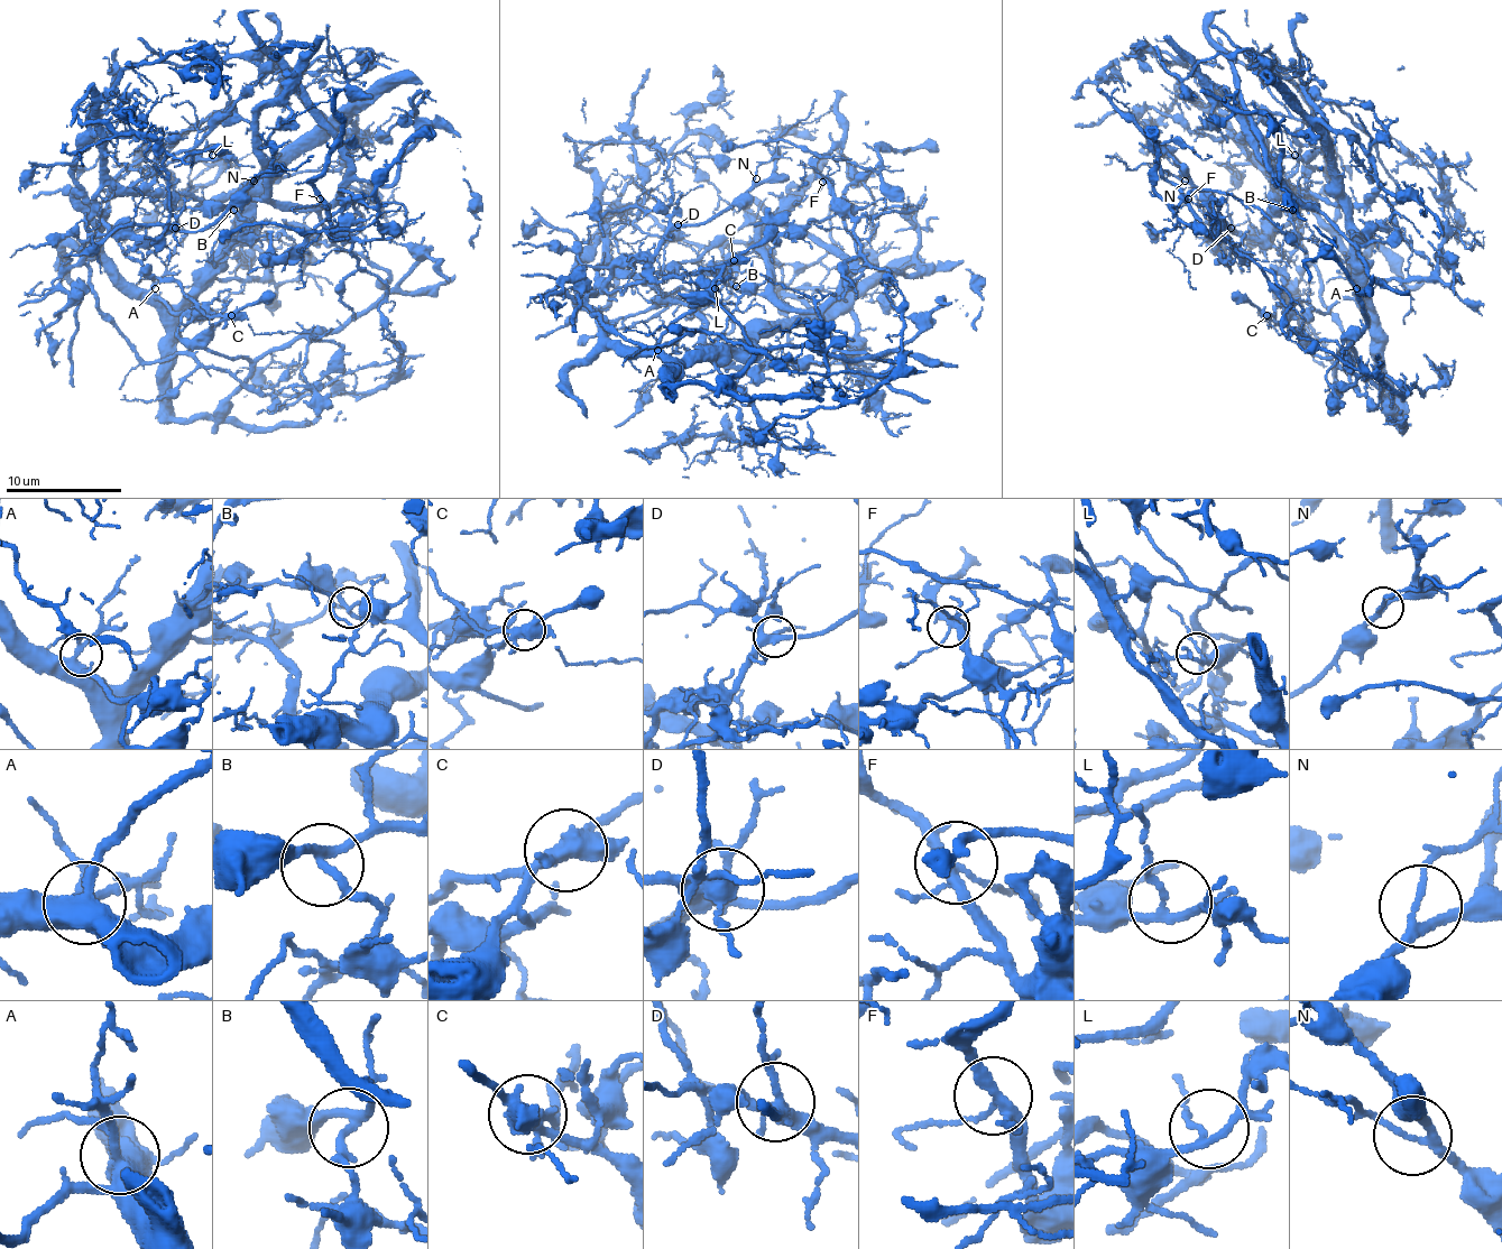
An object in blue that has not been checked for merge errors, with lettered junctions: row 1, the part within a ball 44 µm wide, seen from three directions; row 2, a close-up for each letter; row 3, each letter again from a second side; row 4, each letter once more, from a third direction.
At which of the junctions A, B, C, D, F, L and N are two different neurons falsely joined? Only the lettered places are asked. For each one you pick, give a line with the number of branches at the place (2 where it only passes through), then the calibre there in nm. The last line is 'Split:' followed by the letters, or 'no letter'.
C: 5 | 400 nm
Split: C

